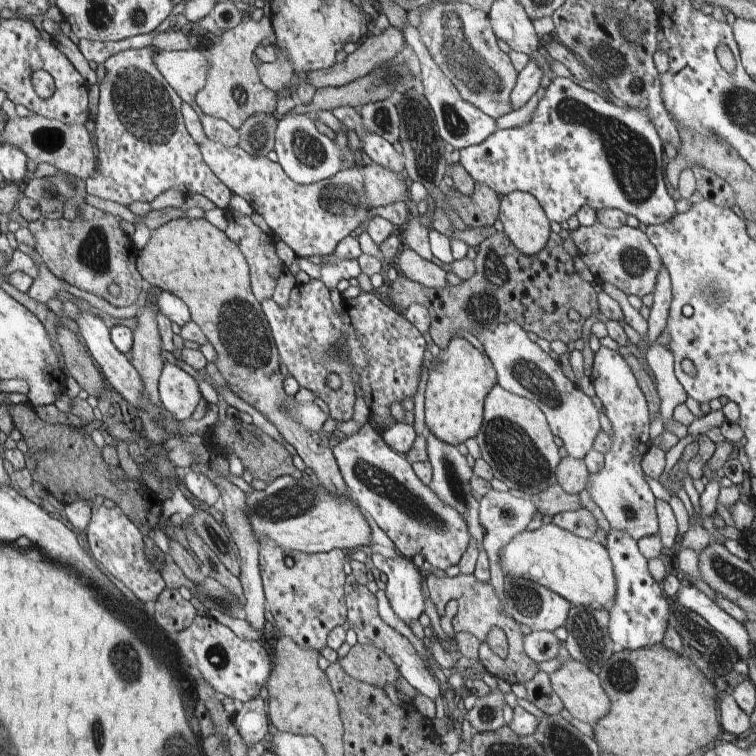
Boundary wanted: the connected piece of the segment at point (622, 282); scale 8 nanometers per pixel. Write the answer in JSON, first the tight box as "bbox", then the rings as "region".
{"bbox":[569,220,662,298],"region":[[[596,220],[591,227],[580,225],[577,230],[571,230],[569,235],[578,248],[578,255],[596,276],[596,282],[610,283],[627,296],[642,298],[645,294],[654,292],[662,266],[661,255],[653,242],[650,242],[648,235],[639,228],[626,224],[611,229]]]}

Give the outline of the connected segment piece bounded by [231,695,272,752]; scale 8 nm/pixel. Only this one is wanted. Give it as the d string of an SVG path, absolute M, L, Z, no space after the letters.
M258 695L251 698L245 703L238 705L237 711L231 716L232 729L241 734L243 741L246 743L247 751L250 751L251 746L258 741L265 741L269 736L272 728L267 715L266 705L264 700Z

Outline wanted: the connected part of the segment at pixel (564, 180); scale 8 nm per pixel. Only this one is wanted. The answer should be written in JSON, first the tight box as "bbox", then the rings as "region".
{"bbox":[459,77,676,226],"region":[[[554,77],[551,79],[544,97],[539,100],[536,109],[531,115],[531,120],[526,125],[494,131],[481,143],[462,148],[459,151],[459,162],[464,167],[464,170],[473,178],[474,182],[486,184],[492,190],[497,191],[500,197],[506,196],[514,191],[524,191],[525,193],[533,194],[538,199],[538,202],[541,202],[550,222],[564,222],[570,216],[576,215],[584,205],[591,206],[596,211],[602,209],[618,209],[627,215],[636,216],[639,222],[647,226],[662,224],[663,222],[669,221],[676,214],[676,208],[674,207],[675,201],[668,195],[666,184],[664,183],[666,165],[664,161],[664,144],[657,127],[650,120],[648,111],[646,109],[629,107],[628,105],[614,106],[611,101],[604,100],[595,91],[583,88],[568,77]]]}

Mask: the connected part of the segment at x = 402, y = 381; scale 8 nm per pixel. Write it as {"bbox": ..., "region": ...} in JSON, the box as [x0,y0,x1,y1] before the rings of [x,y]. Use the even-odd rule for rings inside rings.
{"bbox":[261,277,426,430],"region":[[[303,277],[291,290],[285,308],[272,299],[261,300],[261,307],[266,318],[269,318],[273,339],[278,343],[278,352],[290,376],[296,379],[300,387],[312,390],[318,398],[324,400],[329,408],[329,416],[337,421],[352,419],[356,385],[362,386],[371,410],[370,415],[376,416],[382,430],[394,424],[390,404],[414,398],[426,340],[417,326],[386,306],[380,298],[374,296],[374,292],[346,300],[346,309],[340,316],[330,301],[329,287],[318,279]],[[340,339],[347,340],[352,369],[337,354]],[[332,372],[342,380],[340,390],[332,390],[326,383],[326,377]]]}

